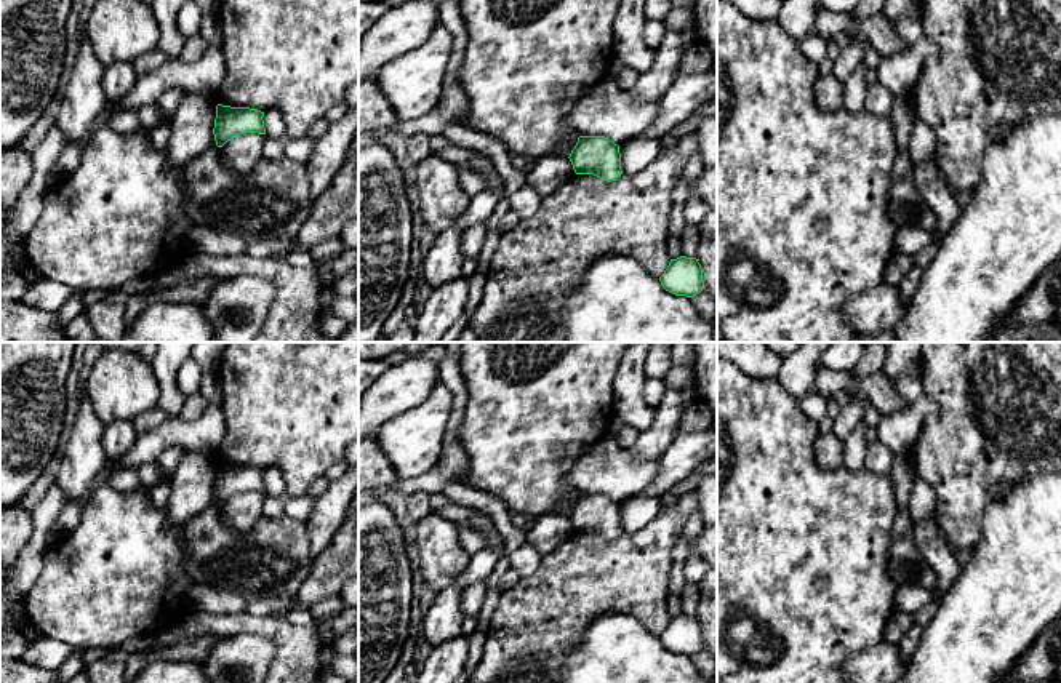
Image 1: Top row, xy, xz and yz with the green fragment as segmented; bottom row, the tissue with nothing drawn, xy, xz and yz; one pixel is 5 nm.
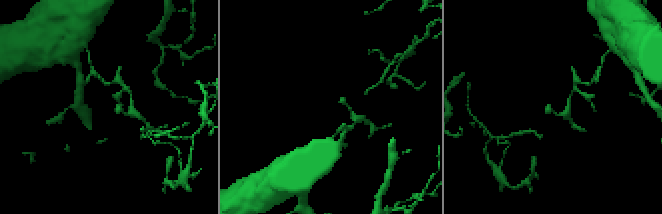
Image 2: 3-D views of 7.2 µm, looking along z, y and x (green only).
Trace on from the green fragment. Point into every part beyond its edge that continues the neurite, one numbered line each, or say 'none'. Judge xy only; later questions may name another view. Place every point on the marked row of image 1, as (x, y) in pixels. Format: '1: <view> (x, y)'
none

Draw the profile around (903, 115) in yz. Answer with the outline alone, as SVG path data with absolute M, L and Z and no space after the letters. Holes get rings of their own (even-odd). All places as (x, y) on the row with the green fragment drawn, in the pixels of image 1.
M909 94L895 99L890 118L898 150L907 150L909 136L914 123L919 120Z

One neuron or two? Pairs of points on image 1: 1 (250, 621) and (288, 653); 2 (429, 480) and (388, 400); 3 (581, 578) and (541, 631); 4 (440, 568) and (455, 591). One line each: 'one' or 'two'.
1: one
2: two
3: one
4: two

